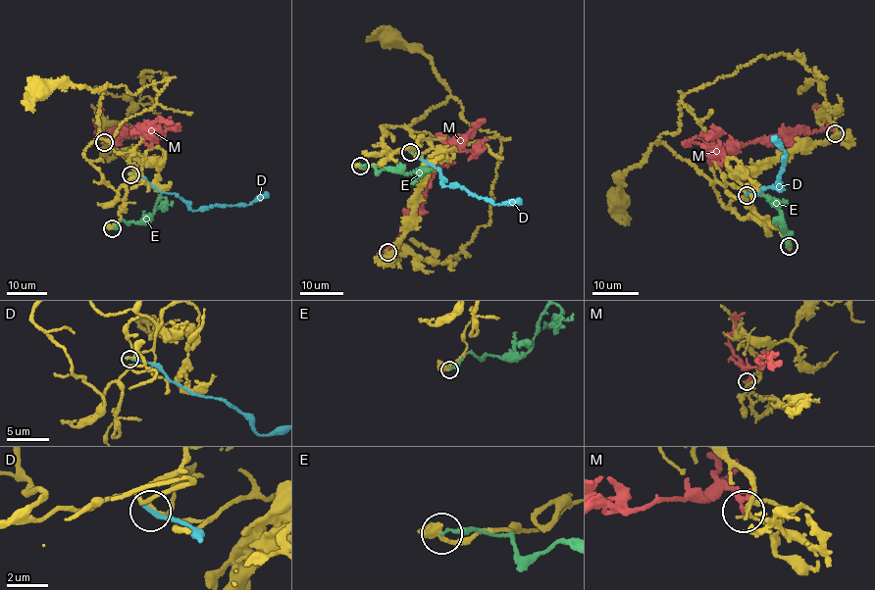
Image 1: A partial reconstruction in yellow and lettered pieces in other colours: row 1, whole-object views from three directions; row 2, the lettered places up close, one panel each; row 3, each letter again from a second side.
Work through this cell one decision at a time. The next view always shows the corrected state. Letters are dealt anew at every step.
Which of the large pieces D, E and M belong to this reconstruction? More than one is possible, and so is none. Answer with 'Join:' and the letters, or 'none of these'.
Join: M

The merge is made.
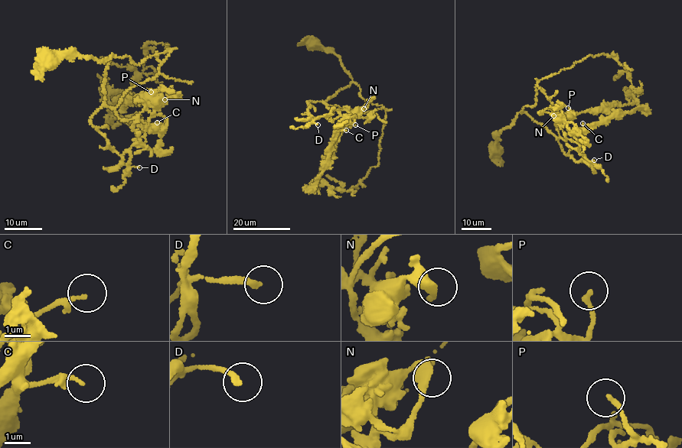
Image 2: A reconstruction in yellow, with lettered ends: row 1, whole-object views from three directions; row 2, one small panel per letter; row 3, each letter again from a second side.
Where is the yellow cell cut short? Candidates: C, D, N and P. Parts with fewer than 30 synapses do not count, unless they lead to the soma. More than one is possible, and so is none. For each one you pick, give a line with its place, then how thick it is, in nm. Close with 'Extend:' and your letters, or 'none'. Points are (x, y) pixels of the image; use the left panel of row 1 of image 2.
D: at (139, 167); 200 nm thick
Extend: D

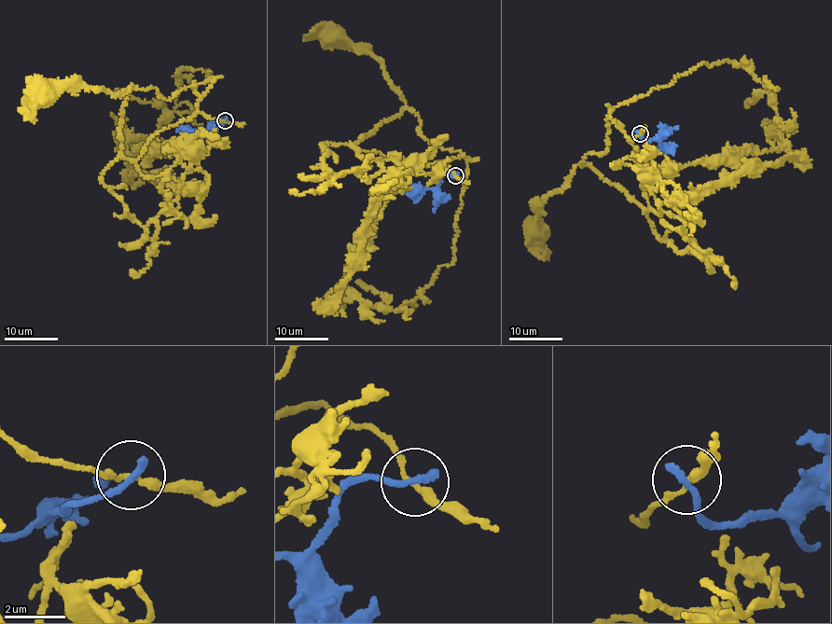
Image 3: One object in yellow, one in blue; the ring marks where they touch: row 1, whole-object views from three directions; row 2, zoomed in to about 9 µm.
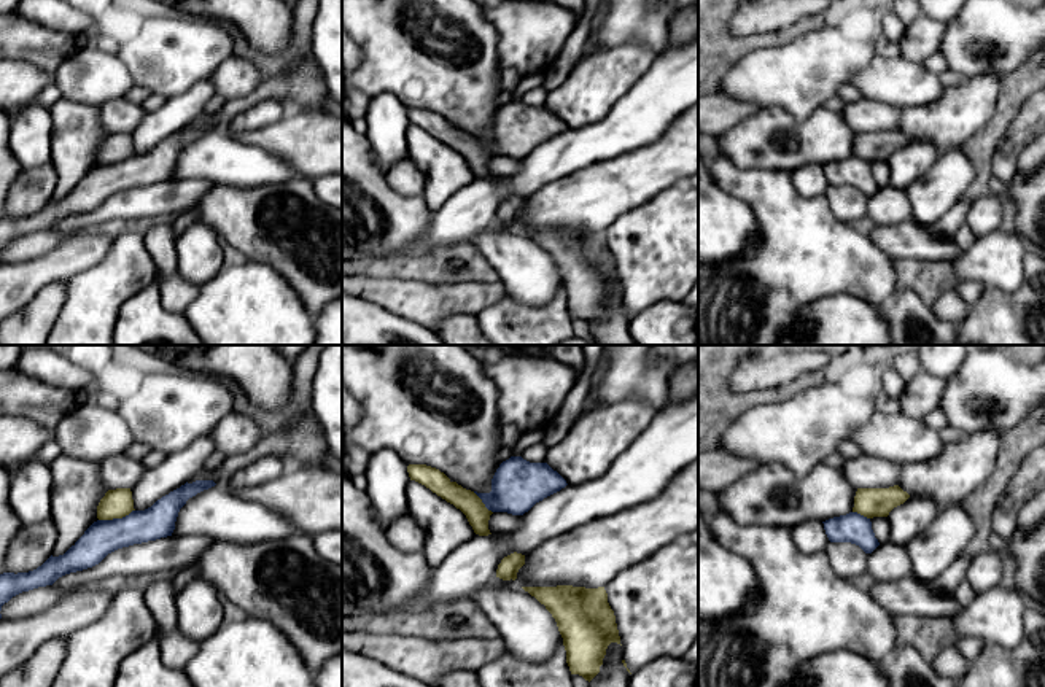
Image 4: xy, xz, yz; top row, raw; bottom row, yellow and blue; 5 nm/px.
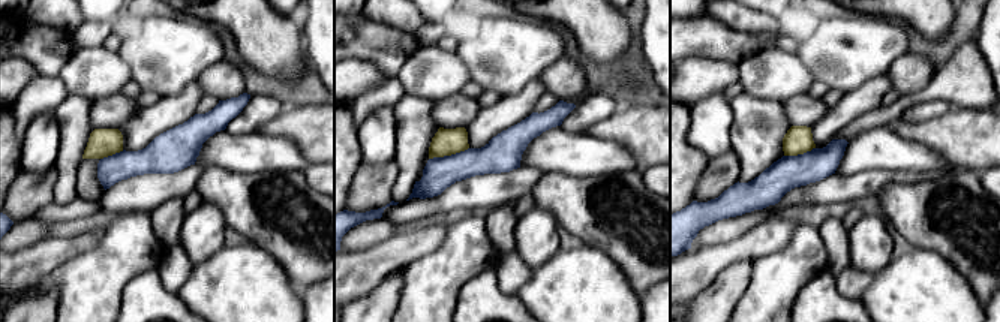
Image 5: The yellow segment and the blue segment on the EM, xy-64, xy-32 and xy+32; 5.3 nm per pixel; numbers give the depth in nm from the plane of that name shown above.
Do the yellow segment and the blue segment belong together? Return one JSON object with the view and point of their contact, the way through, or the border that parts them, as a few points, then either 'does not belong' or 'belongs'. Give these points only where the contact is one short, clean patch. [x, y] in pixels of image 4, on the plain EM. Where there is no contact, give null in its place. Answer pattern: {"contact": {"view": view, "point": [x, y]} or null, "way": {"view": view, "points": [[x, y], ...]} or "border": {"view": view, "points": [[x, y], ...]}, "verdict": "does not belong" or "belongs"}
{"contact": {"view": "xy", "point": [116, 161]}, "border": {"view": "xy", "points": [[134, 153], [121, 161], [99, 164]]}, "verdict": "does not belong"}

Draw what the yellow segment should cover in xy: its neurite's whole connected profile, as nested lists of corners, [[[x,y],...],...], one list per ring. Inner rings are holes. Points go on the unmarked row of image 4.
[[[130,132],[108,134],[97,149],[99,164],[113,164],[129,159],[134,153]]]

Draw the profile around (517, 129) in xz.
[[[635,41],[603,46],[579,60],[569,76],[547,92],[544,107],[522,100],[503,105],[490,137],[474,135],[491,156],[523,159],[566,129],[600,122],[649,72],[657,54]]]

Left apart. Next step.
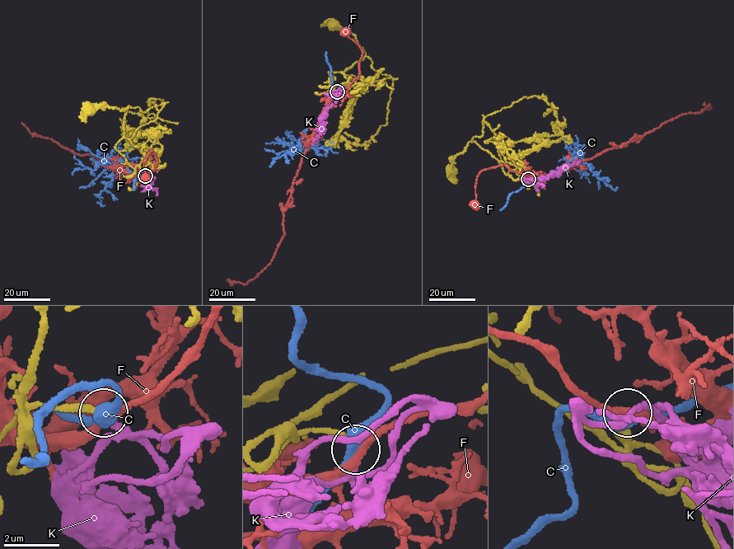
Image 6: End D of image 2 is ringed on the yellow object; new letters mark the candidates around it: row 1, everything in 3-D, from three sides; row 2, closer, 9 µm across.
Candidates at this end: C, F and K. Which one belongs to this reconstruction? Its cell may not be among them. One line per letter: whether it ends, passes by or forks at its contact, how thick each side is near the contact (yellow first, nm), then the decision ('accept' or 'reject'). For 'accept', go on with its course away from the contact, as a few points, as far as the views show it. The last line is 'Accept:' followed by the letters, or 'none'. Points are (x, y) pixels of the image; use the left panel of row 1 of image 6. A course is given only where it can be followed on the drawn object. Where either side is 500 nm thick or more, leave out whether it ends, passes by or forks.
C: it passes by; calibres 240 and 460 nm; reject
F: it passes by; calibres 200 and 280 nm; reject
K: it ends; calibres 200 and 170 nm; accept; course (145, 175), (141, 182), (124, 172)
Accept: K

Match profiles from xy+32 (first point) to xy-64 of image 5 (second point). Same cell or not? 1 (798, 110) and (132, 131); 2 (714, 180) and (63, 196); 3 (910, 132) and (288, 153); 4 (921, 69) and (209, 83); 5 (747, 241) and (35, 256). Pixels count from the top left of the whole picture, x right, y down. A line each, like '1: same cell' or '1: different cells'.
1: different cells
2: different cells
3: different cells
4: same cell
5: same cell

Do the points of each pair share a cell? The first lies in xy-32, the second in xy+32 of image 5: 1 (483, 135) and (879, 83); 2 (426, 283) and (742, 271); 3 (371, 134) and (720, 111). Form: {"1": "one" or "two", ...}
{"1": "one", "2": "two", "3": "one"}

